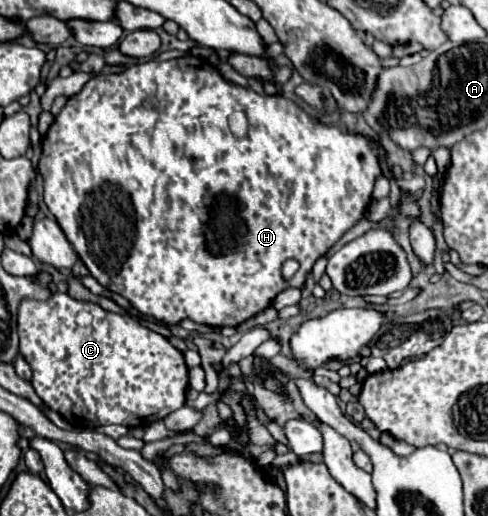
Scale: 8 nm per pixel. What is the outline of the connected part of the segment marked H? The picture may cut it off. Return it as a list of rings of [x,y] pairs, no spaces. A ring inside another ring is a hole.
[[[185,55],[171,61],[139,63],[123,73],[91,77],[77,95],[69,97],[65,107],[51,123],[47,135],[41,139],[41,157],[37,169],[43,177],[43,199],[49,211],[57,217],[75,253],[83,259],[89,273],[101,285],[129,299],[141,315],[155,317],[167,325],[193,319],[195,323],[209,327],[239,327],[249,317],[267,309],[275,295],[285,287],[303,287],[305,275],[311,271],[313,263],[365,215],[375,179],[381,175],[377,161],[379,153],[385,155],[383,147],[373,139],[349,135],[339,127],[321,125],[291,99],[281,95],[257,95],[251,89],[225,81],[209,61]],[[233,111],[243,111],[247,115],[247,135],[243,139],[235,139],[229,129],[227,119]],[[287,259],[299,261],[299,271],[289,281],[281,277],[281,265]]]

